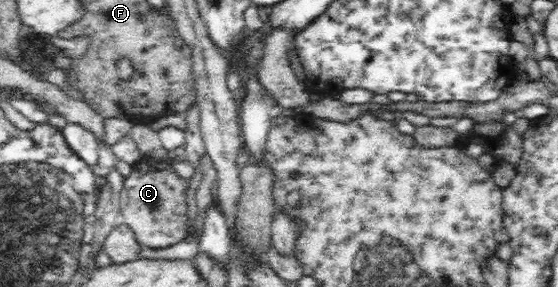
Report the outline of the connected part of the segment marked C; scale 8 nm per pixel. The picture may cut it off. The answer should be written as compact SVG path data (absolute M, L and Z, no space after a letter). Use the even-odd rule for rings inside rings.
M145 155L130 164L131 172L124 178L119 192L123 221L135 233L136 239L143 247L161 248L179 242L187 235L187 201L183 190L189 180L180 178L165 162L145 160Z

